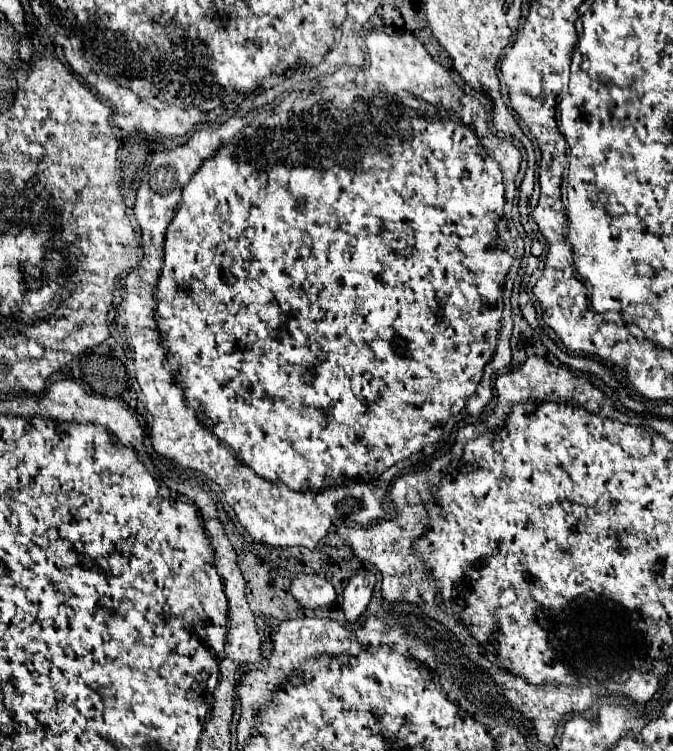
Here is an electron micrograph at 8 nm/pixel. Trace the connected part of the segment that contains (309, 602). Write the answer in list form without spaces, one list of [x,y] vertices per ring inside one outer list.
[[[299,574],[291,582],[291,594],[305,606],[305,608],[321,608],[331,606],[335,602],[335,588],[329,580],[317,574]]]

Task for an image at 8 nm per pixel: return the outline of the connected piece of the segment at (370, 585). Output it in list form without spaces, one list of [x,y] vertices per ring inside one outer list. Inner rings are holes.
[[[361,570],[349,580],[343,592],[343,612],[347,622],[355,622],[367,610],[367,604],[371,602],[373,596],[373,588],[375,588],[373,572]]]

